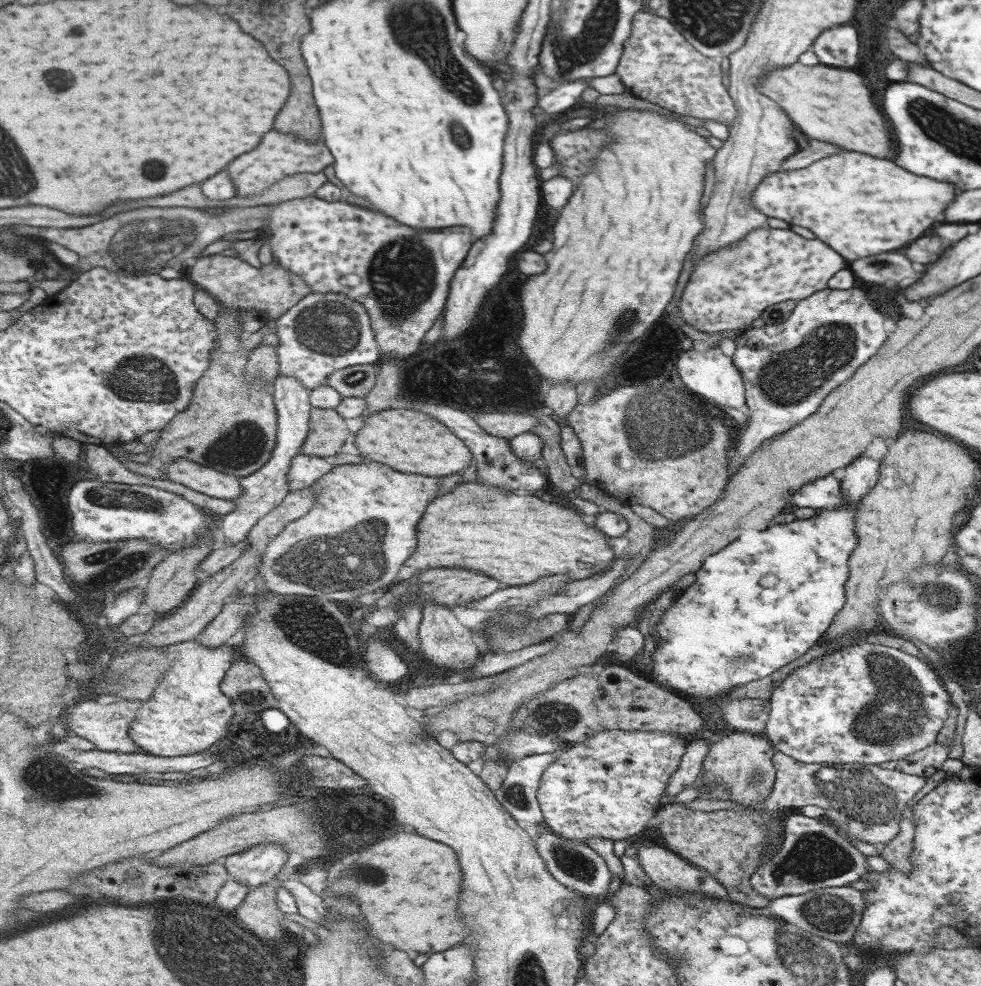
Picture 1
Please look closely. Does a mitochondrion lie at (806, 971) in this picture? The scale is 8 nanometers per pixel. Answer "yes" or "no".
yes

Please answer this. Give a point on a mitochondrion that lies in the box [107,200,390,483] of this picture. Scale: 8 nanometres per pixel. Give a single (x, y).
(326, 329)

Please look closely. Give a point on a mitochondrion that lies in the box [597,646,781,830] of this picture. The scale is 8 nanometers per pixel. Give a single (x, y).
(756, 776)

